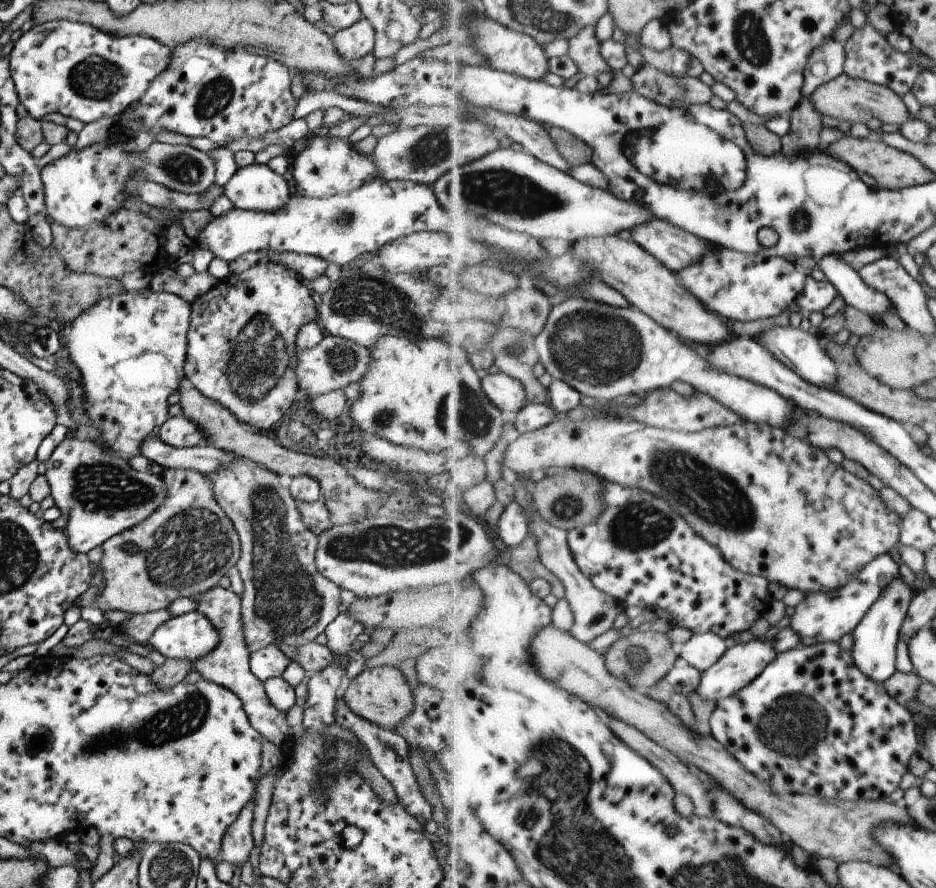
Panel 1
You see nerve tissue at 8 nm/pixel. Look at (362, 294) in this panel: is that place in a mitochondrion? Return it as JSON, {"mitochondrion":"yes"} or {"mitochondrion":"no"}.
{"mitochondrion":"yes"}

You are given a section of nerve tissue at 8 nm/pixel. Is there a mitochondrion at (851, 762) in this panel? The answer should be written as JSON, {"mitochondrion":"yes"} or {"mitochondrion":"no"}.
{"mitochondrion":"no"}

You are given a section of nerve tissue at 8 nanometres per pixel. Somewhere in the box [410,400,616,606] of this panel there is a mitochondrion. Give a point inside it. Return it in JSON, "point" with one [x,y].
{"point":[565,506]}

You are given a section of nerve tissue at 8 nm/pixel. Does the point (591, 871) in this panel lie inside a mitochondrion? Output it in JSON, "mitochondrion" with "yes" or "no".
{"mitochondrion":"yes"}

